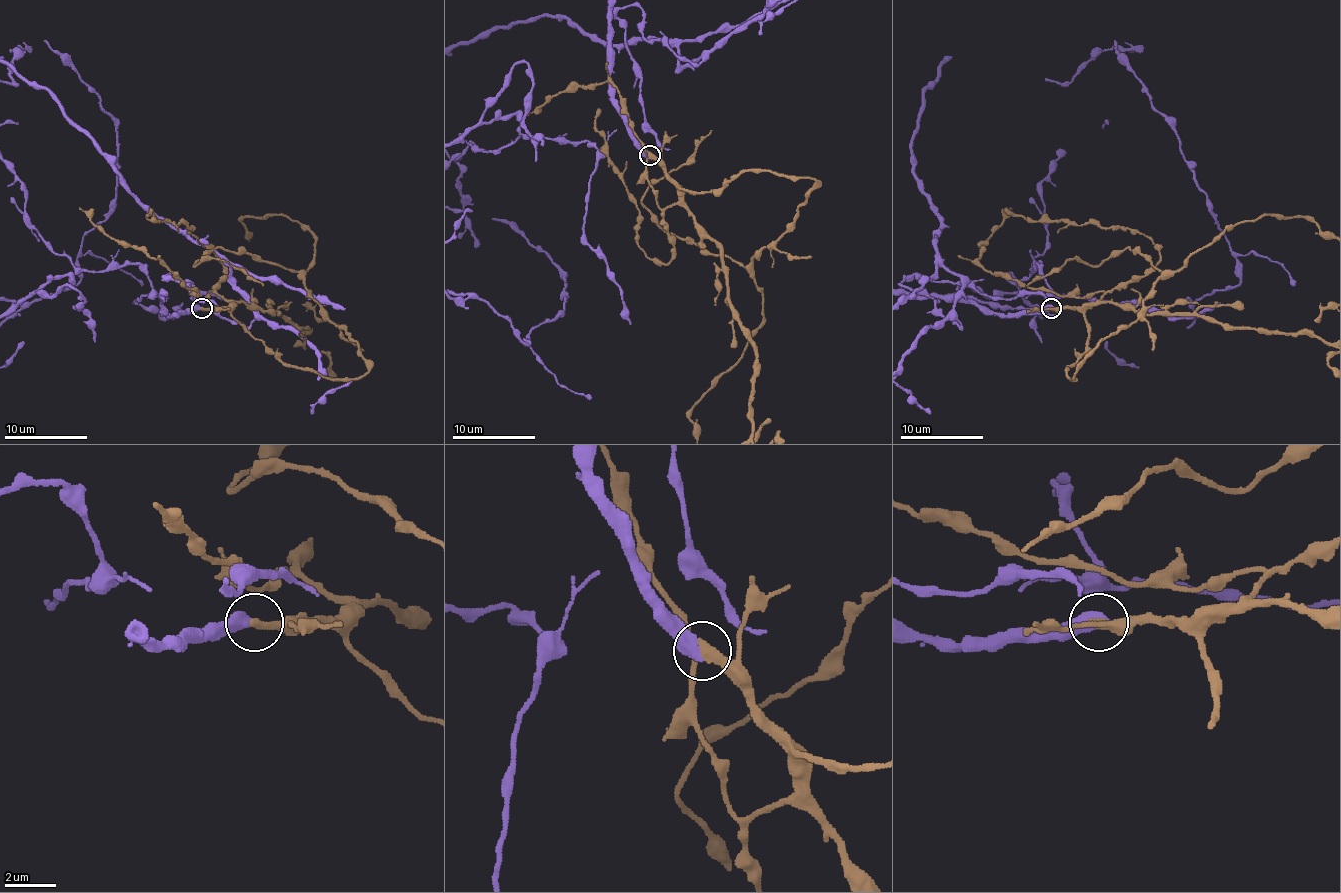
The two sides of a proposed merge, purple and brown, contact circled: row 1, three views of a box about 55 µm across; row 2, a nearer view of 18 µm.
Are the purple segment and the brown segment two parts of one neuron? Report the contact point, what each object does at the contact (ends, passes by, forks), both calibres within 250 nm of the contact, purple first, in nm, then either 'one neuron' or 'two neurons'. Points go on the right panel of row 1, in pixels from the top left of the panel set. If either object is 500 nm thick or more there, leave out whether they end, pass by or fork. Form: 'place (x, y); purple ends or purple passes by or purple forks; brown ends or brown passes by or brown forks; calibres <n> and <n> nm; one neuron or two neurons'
place (1051, 308); calibres 600 and 400 nm; one neuron

